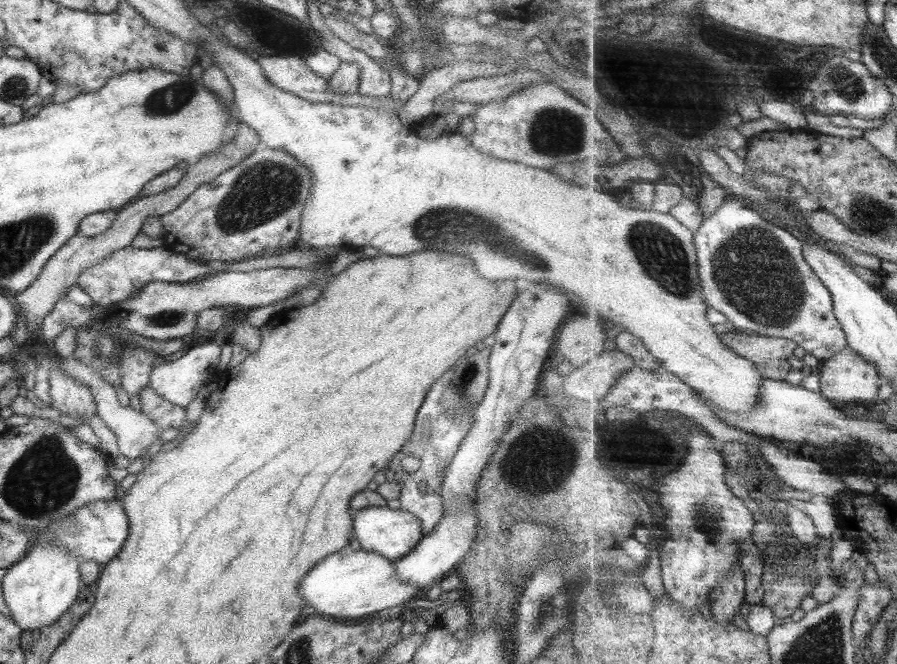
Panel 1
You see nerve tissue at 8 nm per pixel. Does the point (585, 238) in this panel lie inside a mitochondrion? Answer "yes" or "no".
no

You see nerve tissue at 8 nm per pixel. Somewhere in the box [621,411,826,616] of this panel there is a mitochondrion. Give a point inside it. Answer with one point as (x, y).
(709, 522)

